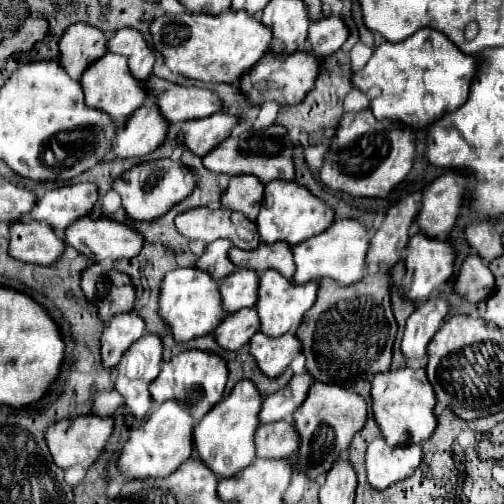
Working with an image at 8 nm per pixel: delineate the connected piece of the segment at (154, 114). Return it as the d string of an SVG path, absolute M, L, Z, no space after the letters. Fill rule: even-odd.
M156 102L138 108L126 124L118 126L112 152L116 158L142 158L164 144L168 128L170 122L162 118Z

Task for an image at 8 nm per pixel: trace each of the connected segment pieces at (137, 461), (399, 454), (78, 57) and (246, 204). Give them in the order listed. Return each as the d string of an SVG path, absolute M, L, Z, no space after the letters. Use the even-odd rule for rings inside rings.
M174 400L164 402L148 416L148 420L140 428L132 430L130 440L122 448L118 466L130 478L148 478L148 476L164 478L192 456L194 452L192 432L194 432L194 416L190 406Z
M378 436L366 450L366 472L368 482L384 490L408 476L414 474L414 470L422 462L422 444L414 446L386 446L386 440Z
M86 22L70 26L60 40L60 62L74 80L82 78L86 66L102 58L102 54L106 54L106 34L94 26L86 26Z
M252 174L234 176L222 194L222 206L234 212L242 212L246 218L254 220L262 204L262 190L262 182L258 182L258 178Z

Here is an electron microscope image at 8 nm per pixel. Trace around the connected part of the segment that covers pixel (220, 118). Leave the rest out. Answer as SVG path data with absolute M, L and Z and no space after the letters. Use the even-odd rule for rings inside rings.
M216 112L208 118L190 120L182 128L182 142L198 156L206 156L222 138L228 138L234 126L242 122L240 116L234 116L230 112Z

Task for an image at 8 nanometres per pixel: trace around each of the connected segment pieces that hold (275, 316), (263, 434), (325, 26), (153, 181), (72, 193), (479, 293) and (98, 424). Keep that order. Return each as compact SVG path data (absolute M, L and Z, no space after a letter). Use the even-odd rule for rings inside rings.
M266 270L260 274L260 290L258 290L258 316L262 322L262 332L268 336L282 336L290 330L296 330L310 306L314 304L314 298L318 294L318 282L308 282L306 286L290 286L288 278L282 278L278 270Z
M268 422L258 428L256 434L256 456L260 458L286 458L298 450L298 432L294 424Z
M338 14L314 20L310 26L308 44L310 50L320 58L334 54L346 40L348 40L348 24Z
M170 158L140 162L114 182L114 190L122 196L122 206L130 220L160 218L174 204L188 198L194 192L194 186L198 186L198 178L180 160L170 160Z
M94 182L70 184L54 188L38 198L30 216L34 220L48 222L56 230L56 235L63 238L66 226L90 214L94 202L98 202L98 186L94 186Z
M470 254L462 268L460 274L456 278L456 290L466 296L470 302L482 302L486 300L492 290L494 290L494 274L490 274L490 268L486 262L482 262L482 258L478 258L478 254Z
M96 414L76 416L76 418L66 418L52 424L46 430L46 442L52 452L54 464L58 464L60 468L70 468L76 464L80 464L82 468L88 468L104 454L104 448L112 432L114 432L114 418L100 418Z

